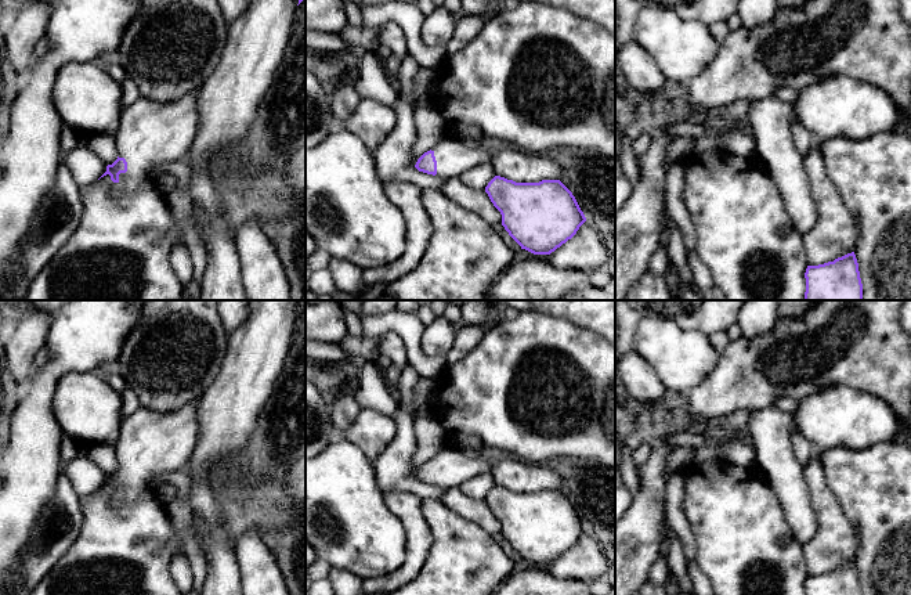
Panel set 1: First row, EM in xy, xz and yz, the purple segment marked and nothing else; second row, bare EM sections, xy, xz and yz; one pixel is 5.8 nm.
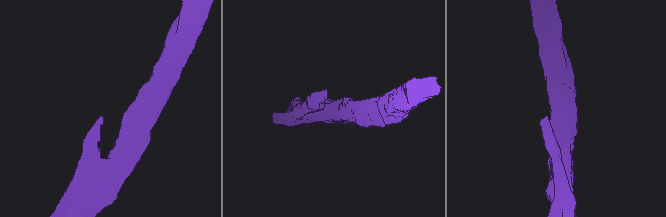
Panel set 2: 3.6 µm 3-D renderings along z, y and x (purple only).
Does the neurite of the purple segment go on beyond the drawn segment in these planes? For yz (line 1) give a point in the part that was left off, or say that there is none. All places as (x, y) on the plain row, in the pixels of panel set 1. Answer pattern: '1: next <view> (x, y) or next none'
1: next none

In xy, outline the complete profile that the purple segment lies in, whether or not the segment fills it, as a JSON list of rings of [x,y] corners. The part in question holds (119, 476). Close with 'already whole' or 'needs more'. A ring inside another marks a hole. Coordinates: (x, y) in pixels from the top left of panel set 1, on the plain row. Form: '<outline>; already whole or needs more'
[[[199,400],[176,411],[140,407],[124,416],[115,443],[118,469],[101,486],[111,486],[122,500],[131,502],[155,493],[153,479],[182,469],[200,434]]]; needs more

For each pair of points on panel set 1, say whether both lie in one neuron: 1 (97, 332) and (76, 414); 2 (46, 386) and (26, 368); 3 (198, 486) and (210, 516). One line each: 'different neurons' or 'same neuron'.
1: different neurons
2: different neurons
3: same neuron

